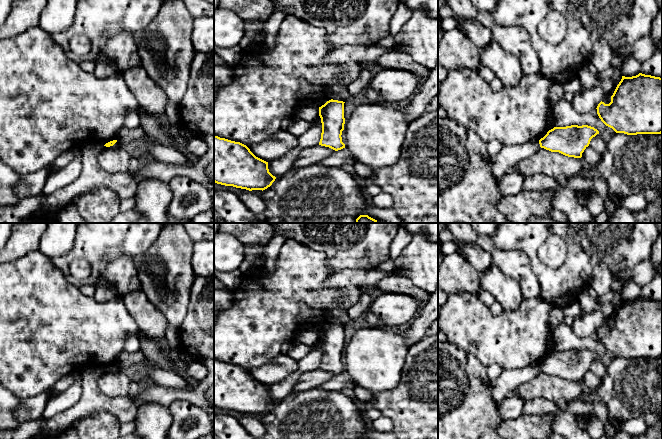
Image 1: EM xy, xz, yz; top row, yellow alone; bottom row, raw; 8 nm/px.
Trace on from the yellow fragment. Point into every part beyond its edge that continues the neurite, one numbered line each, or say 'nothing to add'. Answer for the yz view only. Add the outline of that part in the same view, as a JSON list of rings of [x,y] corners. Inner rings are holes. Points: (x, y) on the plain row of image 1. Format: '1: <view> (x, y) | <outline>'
nothing to add

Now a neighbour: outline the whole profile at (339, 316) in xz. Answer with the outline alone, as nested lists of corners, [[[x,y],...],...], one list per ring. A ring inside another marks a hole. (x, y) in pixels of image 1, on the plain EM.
[[[341,308],[333,309],[331,313],[331,323],[345,326],[350,321],[346,310]]]

